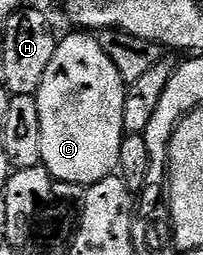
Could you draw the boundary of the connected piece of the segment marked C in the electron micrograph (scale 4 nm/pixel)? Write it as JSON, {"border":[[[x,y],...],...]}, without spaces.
{"border":[[[74,33],[78,35],[61,36],[58,39],[58,48],[56,53],[52,53],[52,62],[48,65],[48,73],[44,73],[44,81],[40,81],[40,89],[36,96],[38,108],[40,109],[40,153],[42,154],[41,166],[48,169],[48,173],[59,183],[76,183],[79,185],[89,185],[100,181],[104,177],[115,174],[118,171],[118,162],[120,161],[120,145],[124,136],[127,134],[124,125],[124,101],[126,100],[127,84],[120,77],[116,65],[104,53],[102,46],[98,44],[97,38],[90,33]]]}

